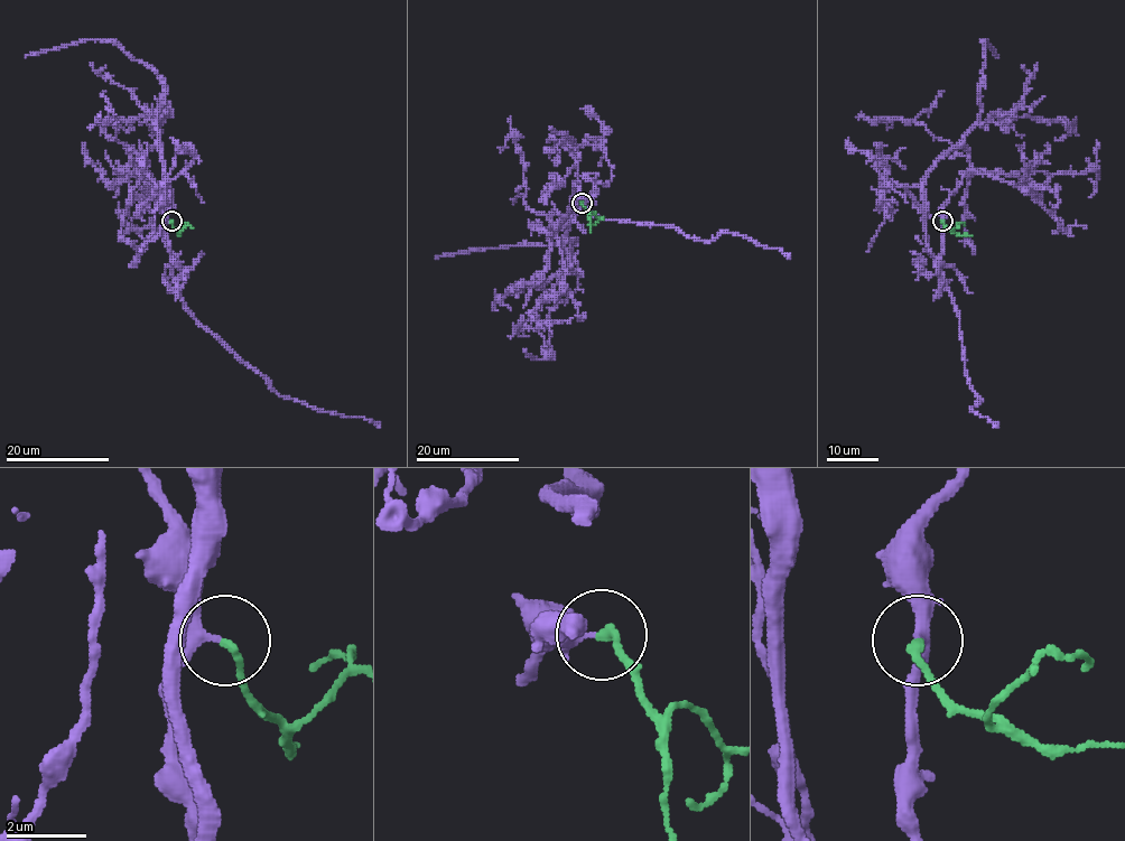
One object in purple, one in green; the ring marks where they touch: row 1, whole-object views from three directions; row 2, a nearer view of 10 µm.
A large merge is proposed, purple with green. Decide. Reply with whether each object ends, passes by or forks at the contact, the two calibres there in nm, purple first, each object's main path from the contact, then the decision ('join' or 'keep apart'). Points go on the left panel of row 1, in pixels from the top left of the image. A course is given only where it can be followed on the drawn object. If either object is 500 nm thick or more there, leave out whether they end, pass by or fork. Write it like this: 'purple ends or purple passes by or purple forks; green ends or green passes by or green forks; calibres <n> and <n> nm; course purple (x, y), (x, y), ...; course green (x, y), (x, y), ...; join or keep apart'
purple passes by; green ends; calibres 280 and 220 nm; course purple (170, 221), (164, 242), (175, 255), (171, 276), (185, 309), (280, 395), (380, 427); course green (170, 221), (177, 231), (183, 231), (187, 223), (183, 225); join

